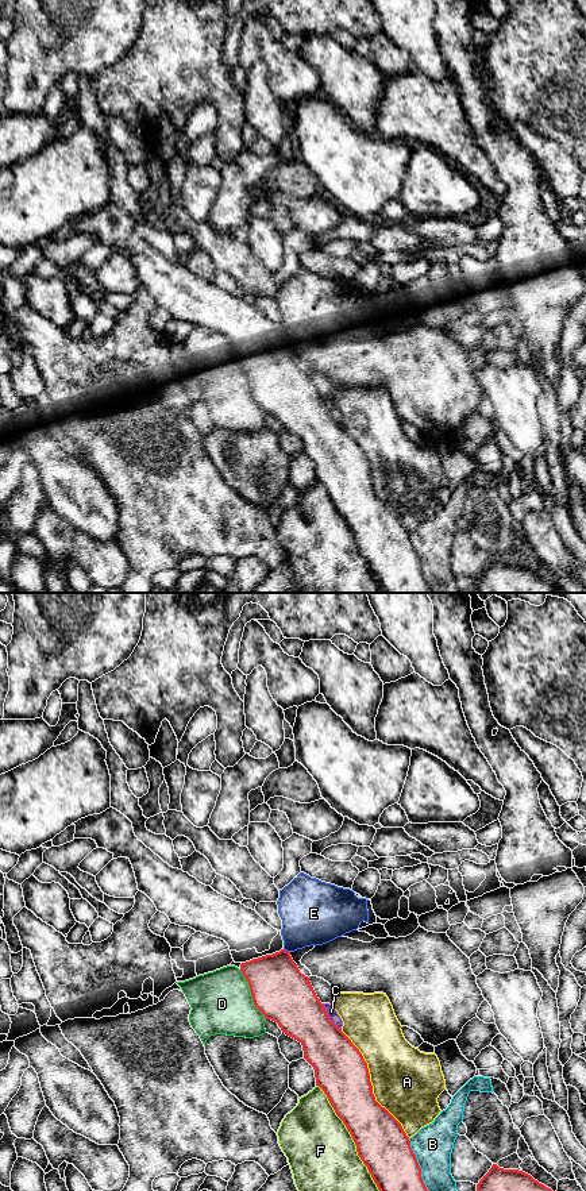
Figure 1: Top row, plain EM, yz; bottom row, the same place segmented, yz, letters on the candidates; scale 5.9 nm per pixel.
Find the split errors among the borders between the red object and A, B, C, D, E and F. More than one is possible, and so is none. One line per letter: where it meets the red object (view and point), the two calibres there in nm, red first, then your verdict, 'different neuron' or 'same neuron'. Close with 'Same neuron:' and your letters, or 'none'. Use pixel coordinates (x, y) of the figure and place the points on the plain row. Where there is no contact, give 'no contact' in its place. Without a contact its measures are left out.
A: contact yz (370, 478); calibres 320 and 400 nm; different neuron
B: contact yz (420, 563); calibres 300 and 240 nm; different neuron
C: contact yz (328, 412); calibres 300 and 60 nm; different neuron
D: contact yz (251, 389); calibres 340 and 360 nm; different neuron
E: contact yz (286, 346); calibres 340 and 340 nm; different neuron
F: contact yz (351, 531); calibres 300 and 400 nm; different neuron
Same neuron: none

